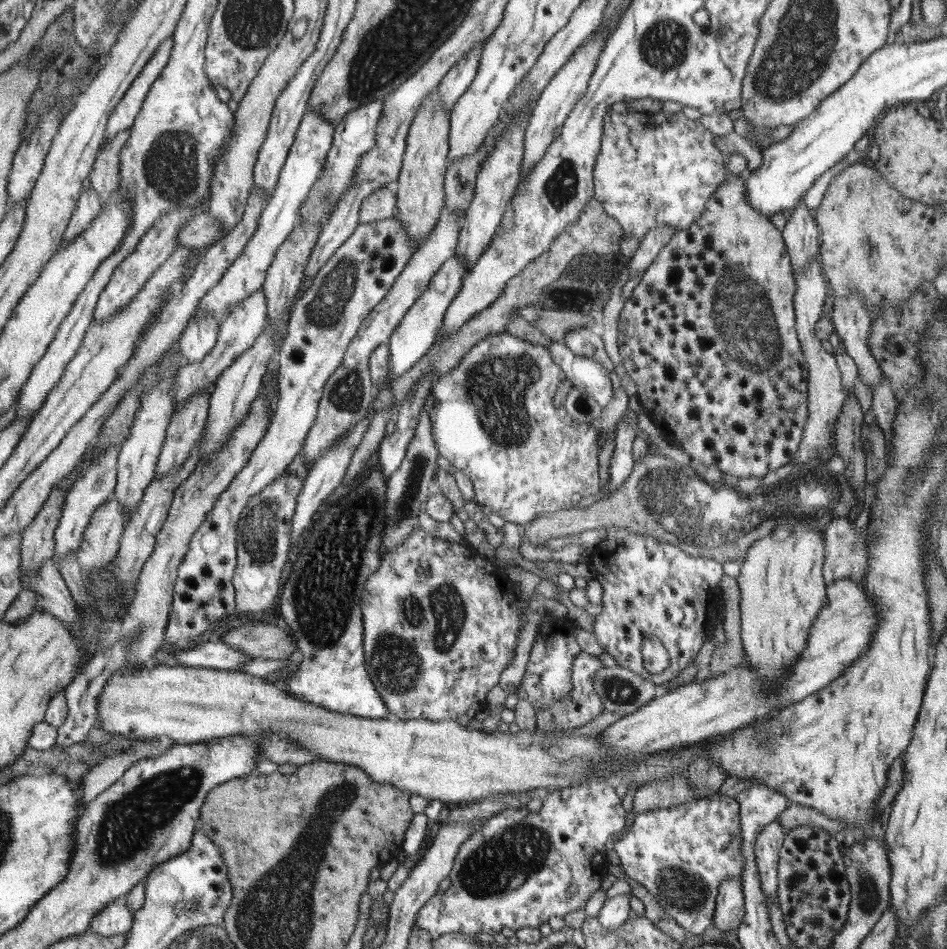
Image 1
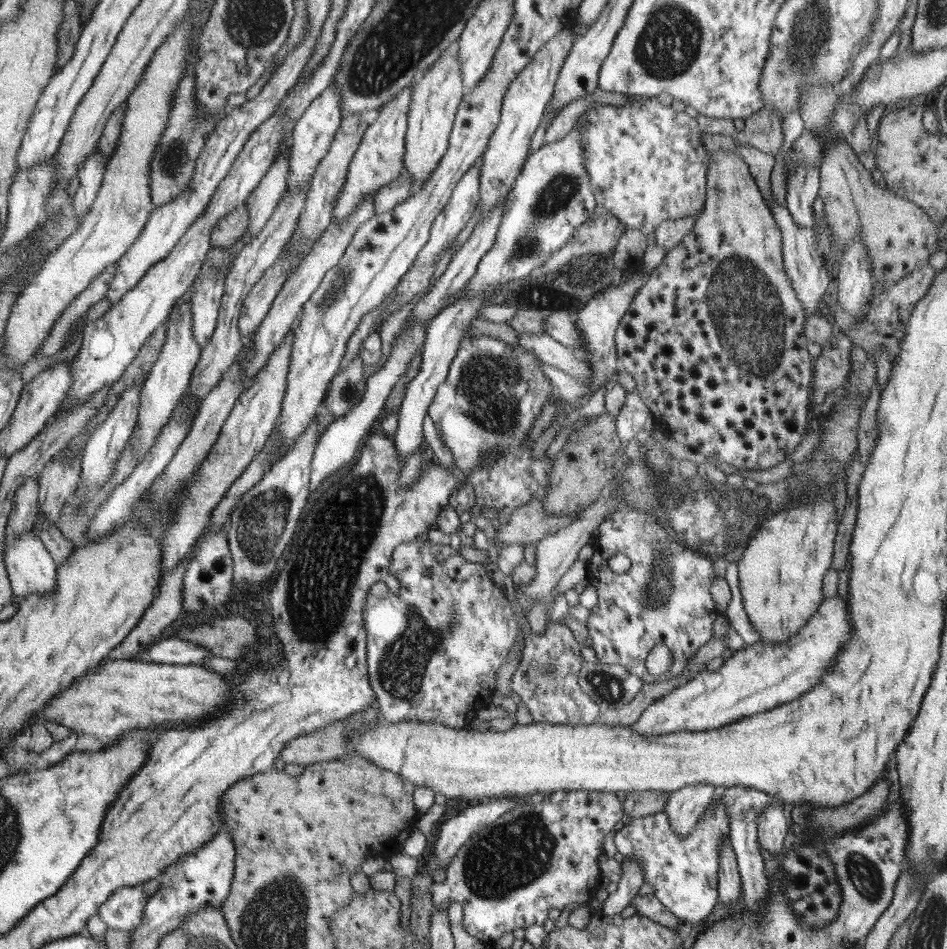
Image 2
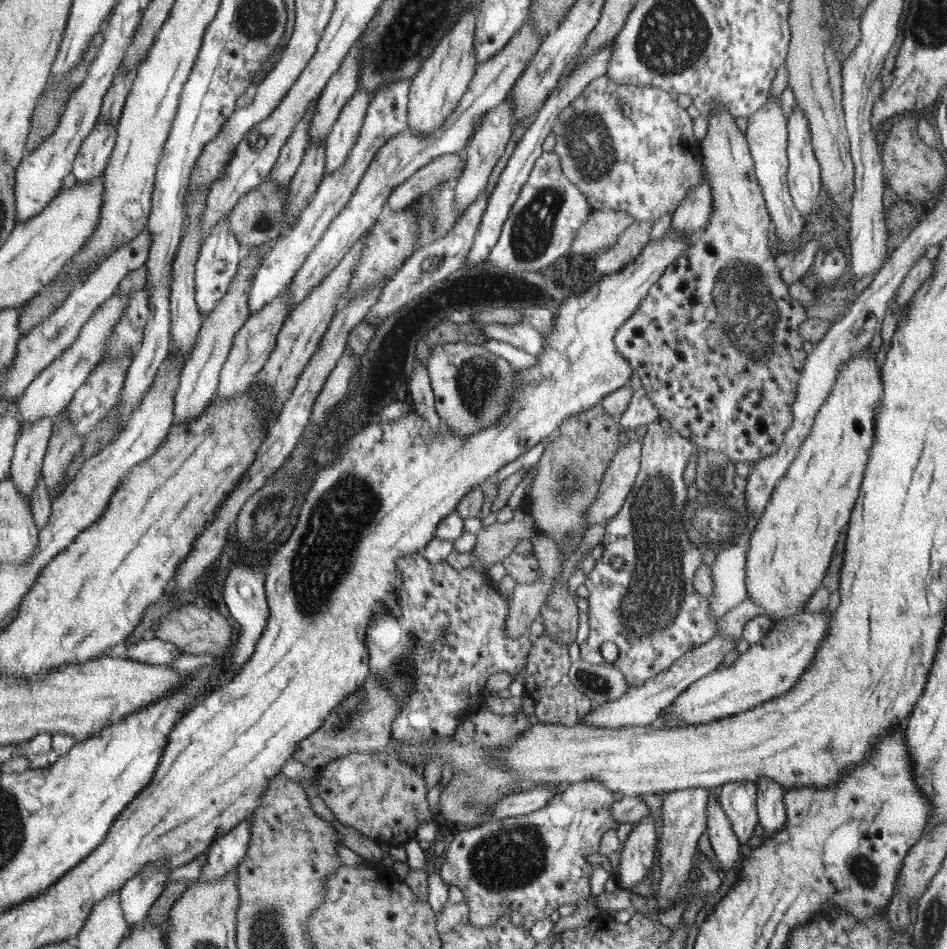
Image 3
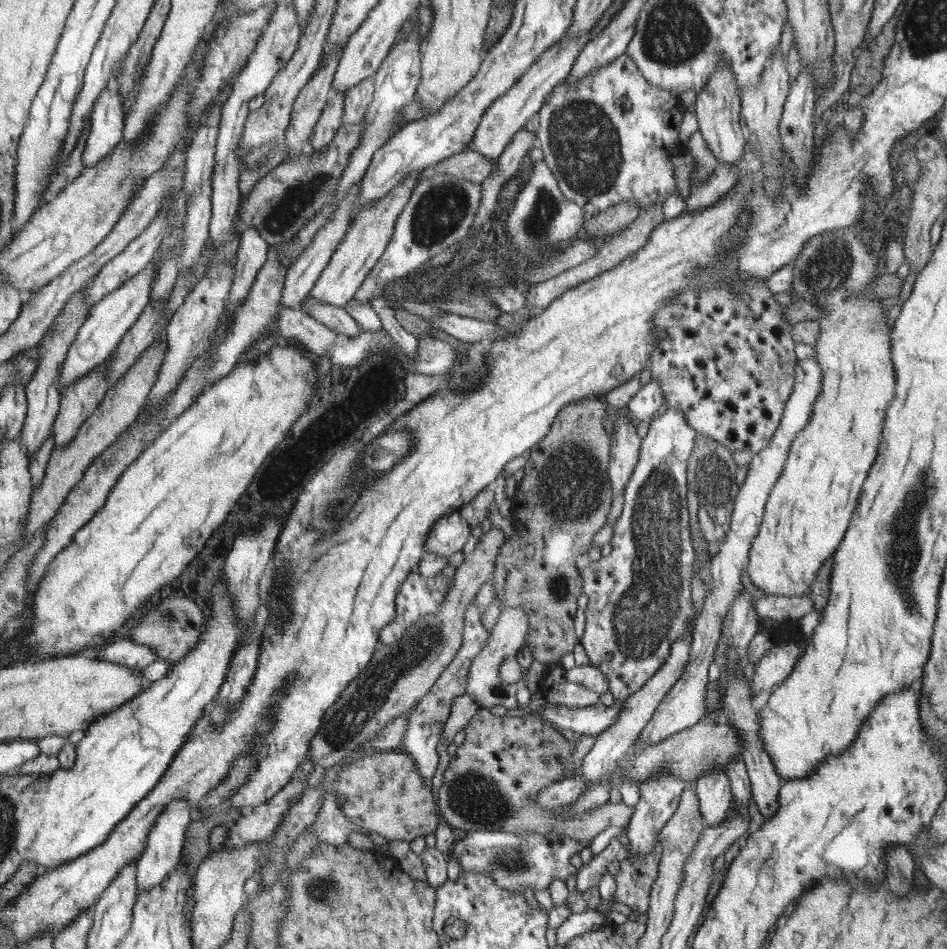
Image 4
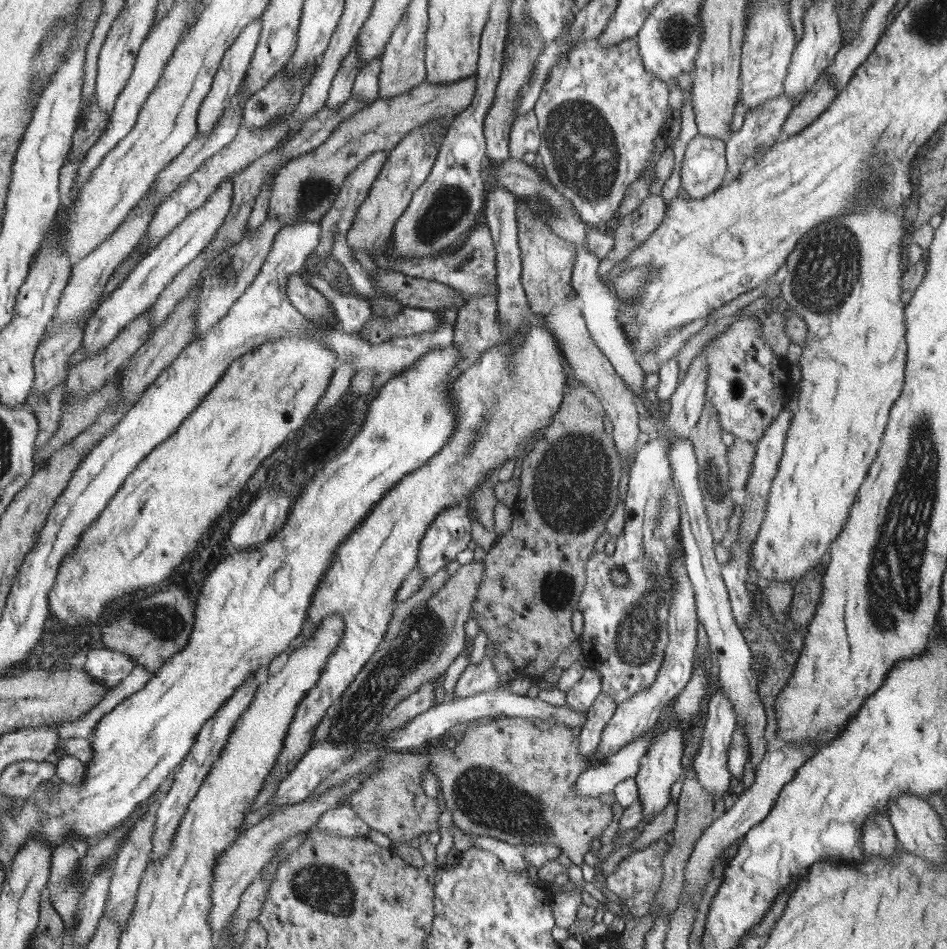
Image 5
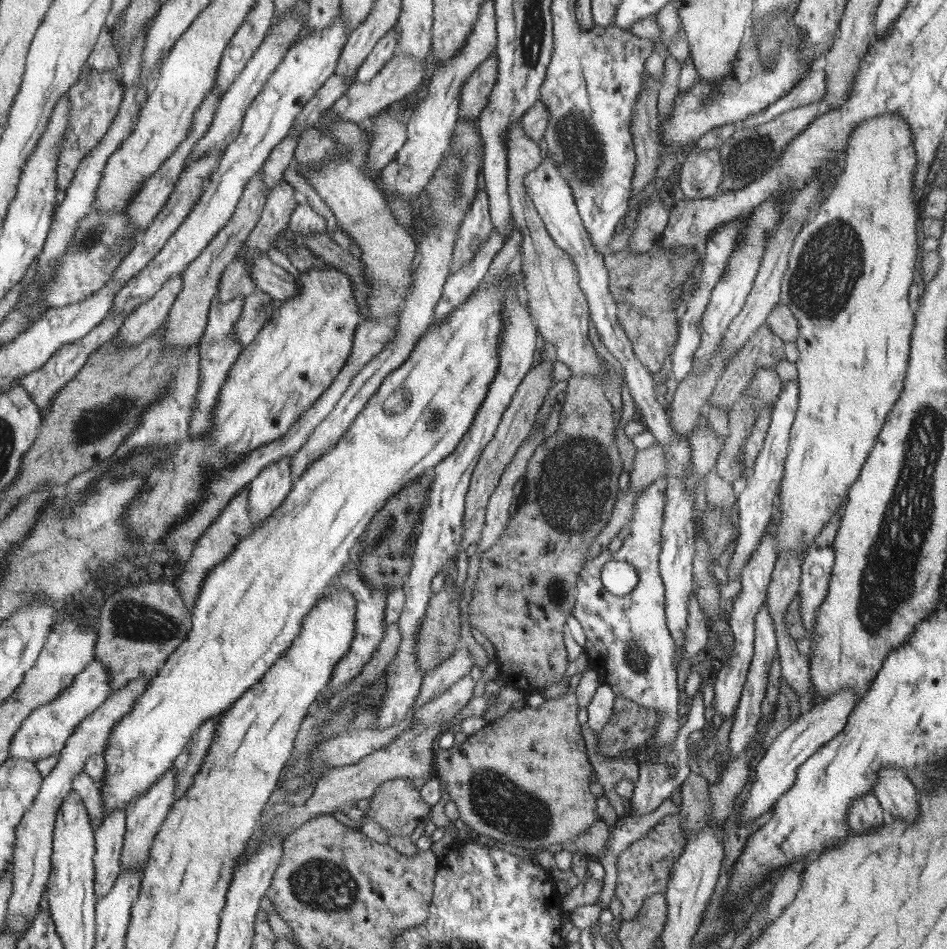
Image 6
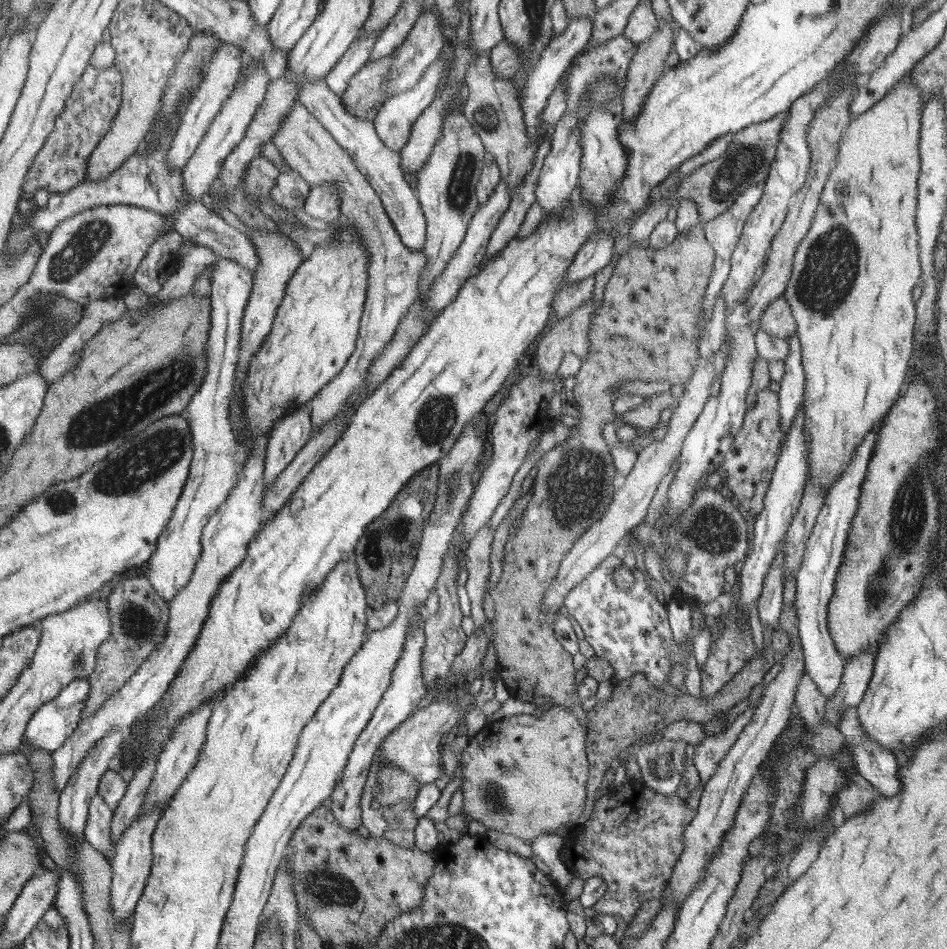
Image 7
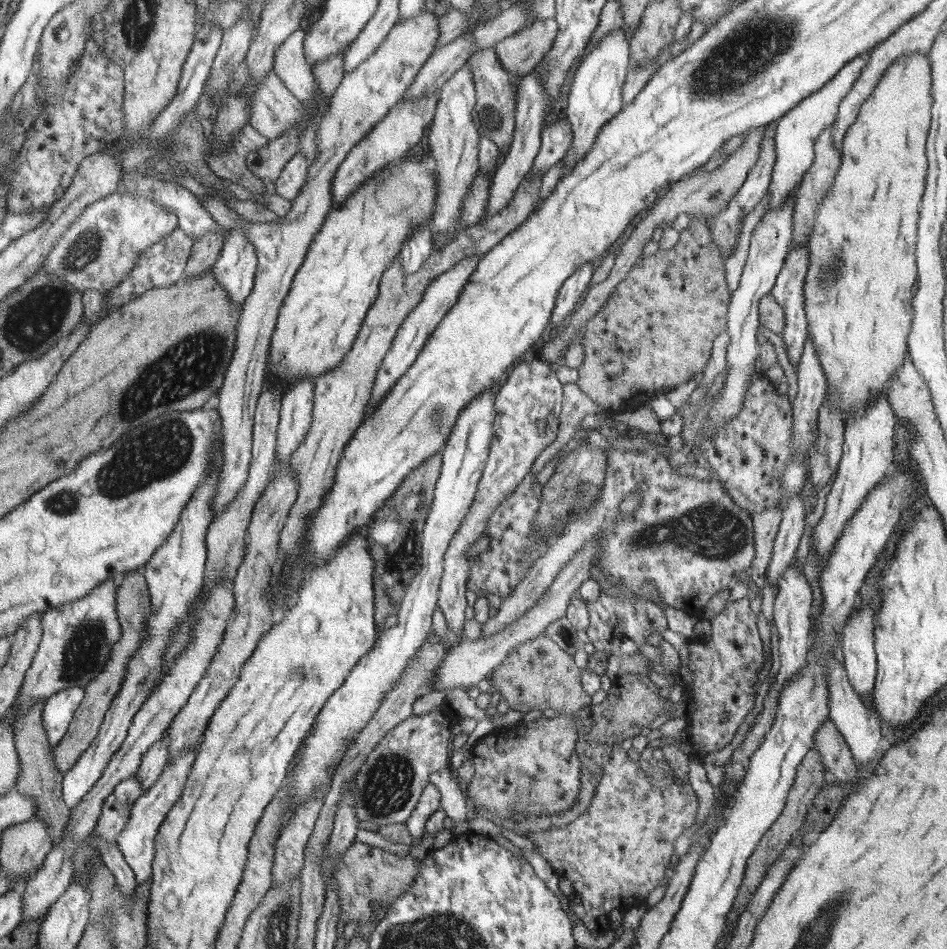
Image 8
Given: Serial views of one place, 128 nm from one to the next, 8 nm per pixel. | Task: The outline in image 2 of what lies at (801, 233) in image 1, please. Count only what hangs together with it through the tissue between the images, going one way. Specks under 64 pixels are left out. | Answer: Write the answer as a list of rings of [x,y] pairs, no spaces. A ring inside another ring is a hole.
[[[797,166],[787,181],[786,208],[798,227],[814,225],[814,199],[818,196],[820,172],[818,166]]]

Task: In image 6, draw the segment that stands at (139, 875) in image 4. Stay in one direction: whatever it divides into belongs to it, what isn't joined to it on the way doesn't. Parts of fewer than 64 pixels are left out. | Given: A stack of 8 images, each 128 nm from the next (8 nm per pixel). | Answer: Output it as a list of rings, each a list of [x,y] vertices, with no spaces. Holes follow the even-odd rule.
[[[216,717],[207,719],[201,727],[196,730],[193,741],[189,744],[189,755],[187,761],[179,768],[178,781],[175,784],[175,800],[180,800],[191,787],[194,777],[199,773],[203,758],[208,754],[210,746],[217,736]]]

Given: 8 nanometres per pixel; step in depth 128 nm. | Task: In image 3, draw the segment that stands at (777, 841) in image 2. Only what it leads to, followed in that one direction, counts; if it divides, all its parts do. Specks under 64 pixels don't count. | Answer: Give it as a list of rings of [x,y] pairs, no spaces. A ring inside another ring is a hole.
[[[761,776],[755,783],[758,787],[759,823],[765,836],[772,836],[787,822],[785,789],[775,780]]]

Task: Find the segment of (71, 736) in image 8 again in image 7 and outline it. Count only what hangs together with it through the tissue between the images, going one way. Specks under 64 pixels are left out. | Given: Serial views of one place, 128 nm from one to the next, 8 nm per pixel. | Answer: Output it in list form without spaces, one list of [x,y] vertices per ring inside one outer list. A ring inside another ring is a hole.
[[[130,578],[126,582],[120,582],[114,588],[112,594],[105,595],[110,595],[106,596],[106,600],[108,602],[108,614],[110,614],[112,622],[112,634],[107,641],[104,641],[99,646],[98,664],[96,665],[95,672],[91,674],[89,679],[92,689],[88,694],[88,702],[86,702],[86,707],[84,707],[84,713],[81,714],[81,722],[92,713],[98,712],[116,692],[123,688],[132,676],[139,672],[140,665],[151,656],[154,650],[164,642],[164,638],[167,637],[168,621],[171,618],[170,604],[166,603],[166,600],[163,598],[160,598],[159,594],[156,594],[152,583],[148,582],[146,578]]]

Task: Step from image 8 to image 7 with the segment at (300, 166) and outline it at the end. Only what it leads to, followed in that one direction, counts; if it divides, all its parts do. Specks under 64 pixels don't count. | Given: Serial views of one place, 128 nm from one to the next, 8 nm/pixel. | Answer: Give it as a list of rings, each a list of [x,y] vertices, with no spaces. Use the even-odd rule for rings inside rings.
[[[289,168],[286,172],[280,173],[275,181],[276,184],[271,188],[269,195],[278,206],[285,208],[286,212],[303,206],[311,187],[298,172]]]

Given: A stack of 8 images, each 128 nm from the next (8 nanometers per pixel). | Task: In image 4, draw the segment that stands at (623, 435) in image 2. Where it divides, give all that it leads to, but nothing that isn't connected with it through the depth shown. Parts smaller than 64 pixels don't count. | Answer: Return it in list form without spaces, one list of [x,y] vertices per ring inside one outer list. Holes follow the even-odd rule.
[[[652,379],[630,399],[627,416],[631,423],[637,426],[642,420],[651,419],[658,412],[663,401],[662,389],[657,384],[657,380]]]

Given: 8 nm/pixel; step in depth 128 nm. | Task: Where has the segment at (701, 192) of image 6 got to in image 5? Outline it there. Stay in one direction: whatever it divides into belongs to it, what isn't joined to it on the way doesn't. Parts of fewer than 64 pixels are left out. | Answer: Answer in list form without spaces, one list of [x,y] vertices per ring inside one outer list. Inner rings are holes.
[[[698,133],[686,148],[681,186],[692,199],[704,198],[722,186],[728,167],[725,142]]]

